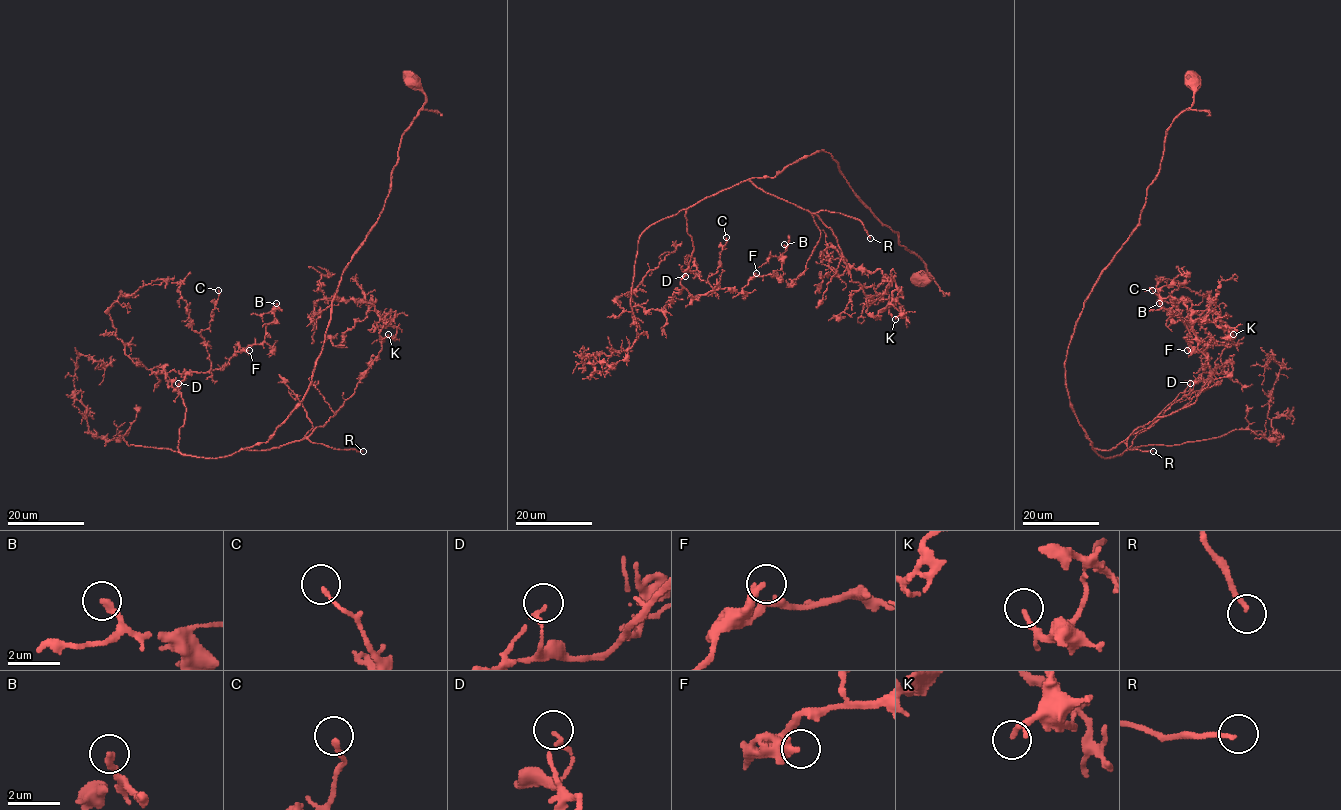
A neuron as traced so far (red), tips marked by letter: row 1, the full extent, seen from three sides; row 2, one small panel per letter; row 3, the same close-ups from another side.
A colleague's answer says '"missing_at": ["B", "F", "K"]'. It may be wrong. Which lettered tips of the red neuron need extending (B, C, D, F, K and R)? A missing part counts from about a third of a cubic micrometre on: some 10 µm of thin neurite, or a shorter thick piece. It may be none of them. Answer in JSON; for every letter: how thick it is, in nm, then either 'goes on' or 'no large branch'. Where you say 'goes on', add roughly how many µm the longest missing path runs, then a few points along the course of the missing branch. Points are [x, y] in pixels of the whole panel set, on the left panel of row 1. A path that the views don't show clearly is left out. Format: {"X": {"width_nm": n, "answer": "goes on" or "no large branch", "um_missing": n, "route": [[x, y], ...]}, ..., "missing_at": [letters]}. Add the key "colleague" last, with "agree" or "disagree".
{"B": {"width_nm": 240, "answer": "goes on", "um_missing": 15}, "C": {"width_nm": 150, "answer": "no large branch"}, "D": {"width_nm": 180, "answer": "no large branch"}, "F": {"width_nm": 320, "answer": "no large branch"}, "K": {"width_nm": 200, "answer": "goes on", "um_missing": 35, "route": [[388, 334], [377, 327], [378, 321], [372, 317], [345, 312], [333, 313], [314, 330]]}, "R": {"width_nm": 170, "answer": "goes on", "um_missing": 80}, "missing_at": ["B", "K", "R"], "colleague": "disagree"}

